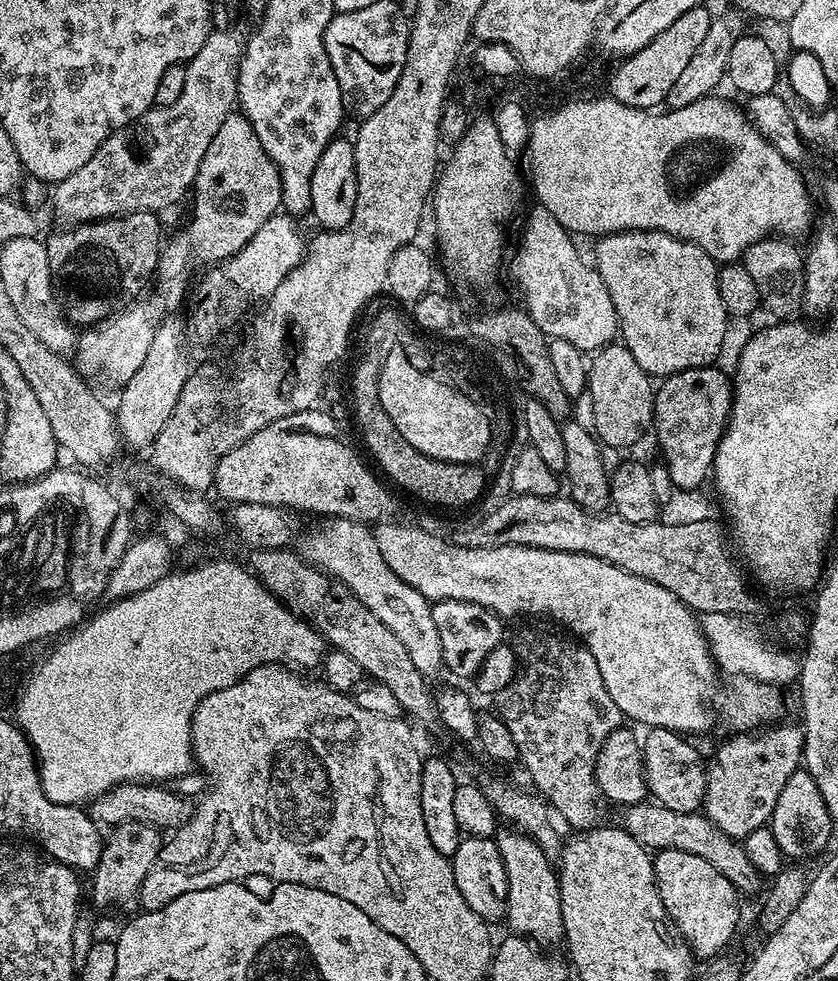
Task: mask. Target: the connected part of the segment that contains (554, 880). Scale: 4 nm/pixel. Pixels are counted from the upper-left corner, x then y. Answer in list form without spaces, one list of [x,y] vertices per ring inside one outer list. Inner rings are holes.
[[[511,826],[501,827],[494,839],[498,846],[498,854],[502,854],[502,866],[506,866],[506,924],[512,927],[509,929],[515,935],[523,936],[542,946],[556,943],[559,945],[564,939],[564,923],[560,901],[560,878],[554,869],[553,861],[546,858],[546,854],[529,836]]]

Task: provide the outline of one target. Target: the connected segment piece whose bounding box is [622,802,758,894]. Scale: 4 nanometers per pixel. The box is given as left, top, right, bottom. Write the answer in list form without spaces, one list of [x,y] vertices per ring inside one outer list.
[[[655,802],[630,804],[623,809],[623,812],[624,831],[631,834],[644,848],[649,850],[669,848],[670,850],[686,850],[686,854],[698,854],[698,858],[706,858],[706,862],[710,862],[710,866],[714,866],[718,874],[730,878],[737,892],[747,894],[755,890],[758,873],[750,864],[750,858],[746,858],[743,843],[722,834],[722,830],[718,830],[718,826],[708,821],[707,816],[700,812],[670,810]]]

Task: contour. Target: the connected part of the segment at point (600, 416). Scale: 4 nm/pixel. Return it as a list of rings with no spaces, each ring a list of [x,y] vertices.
[[[623,342],[599,349],[588,360],[588,393],[594,402],[594,435],[605,449],[628,448],[654,424],[654,380],[646,375]]]

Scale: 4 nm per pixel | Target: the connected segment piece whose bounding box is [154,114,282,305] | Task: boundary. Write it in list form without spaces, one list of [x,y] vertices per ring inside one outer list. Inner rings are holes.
[[[242,114],[228,116],[226,122],[218,126],[218,134],[214,134],[210,146],[206,146],[206,154],[202,154],[196,180],[190,189],[192,217],[184,233],[173,240],[165,239],[160,245],[160,257],[154,273],[155,303],[174,303],[187,286],[188,275],[195,270],[196,264],[212,266],[238,254],[244,240],[254,238],[258,229],[281,211],[281,198],[280,175],[270,154],[262,150],[262,142],[258,142],[254,126],[250,126]]]

